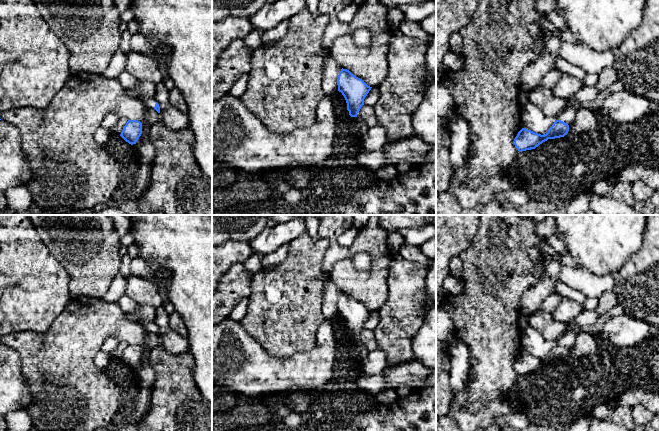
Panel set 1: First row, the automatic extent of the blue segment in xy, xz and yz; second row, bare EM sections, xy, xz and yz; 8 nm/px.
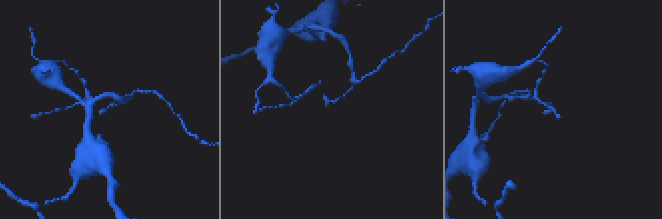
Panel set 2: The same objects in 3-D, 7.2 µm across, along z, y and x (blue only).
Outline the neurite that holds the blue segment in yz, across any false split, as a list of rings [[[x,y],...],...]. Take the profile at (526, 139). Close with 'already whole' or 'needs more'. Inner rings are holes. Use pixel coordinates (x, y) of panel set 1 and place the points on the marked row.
[[[556,120],[544,135],[522,128],[514,139],[514,145],[519,152],[535,149],[548,139],[564,137],[569,131],[569,125]]]; already whole

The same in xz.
[[[341,69],[337,79],[338,91],[342,93],[347,103],[347,110],[351,117],[357,117],[364,105],[364,99],[372,87],[362,79],[353,75],[347,69]]]; already whole

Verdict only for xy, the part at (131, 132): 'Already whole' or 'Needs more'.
Already whole

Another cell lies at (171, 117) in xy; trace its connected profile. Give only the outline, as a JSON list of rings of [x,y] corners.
[[[163,82],[156,84],[154,99],[160,107],[160,120],[170,130],[179,131],[189,128],[189,118],[186,113],[172,106],[168,100],[168,88]]]

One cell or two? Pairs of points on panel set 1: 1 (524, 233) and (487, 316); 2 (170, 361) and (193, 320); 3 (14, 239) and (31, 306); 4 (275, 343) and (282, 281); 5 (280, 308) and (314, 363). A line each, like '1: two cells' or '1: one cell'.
1: one cell
2: two cells
3: one cell
4: one cell
5: two cells

